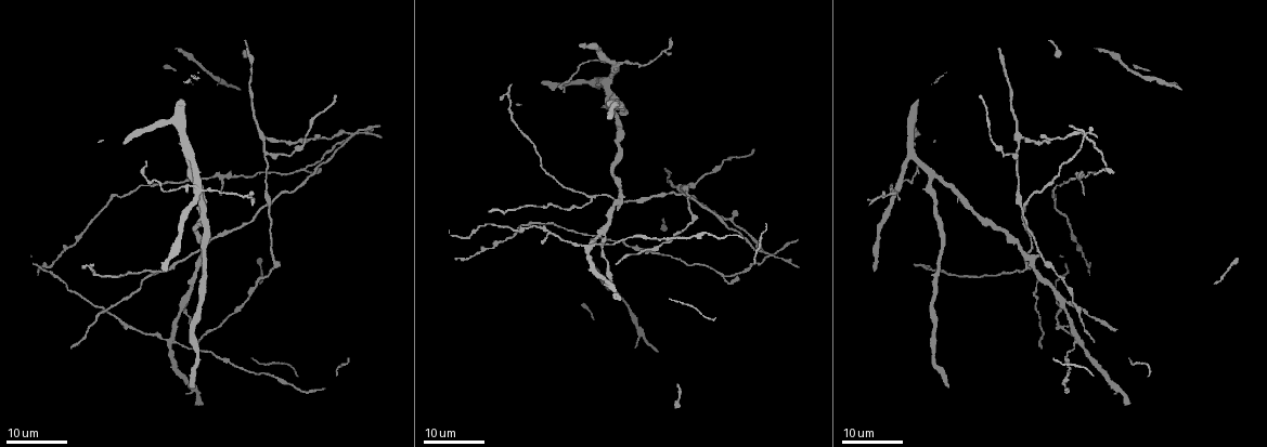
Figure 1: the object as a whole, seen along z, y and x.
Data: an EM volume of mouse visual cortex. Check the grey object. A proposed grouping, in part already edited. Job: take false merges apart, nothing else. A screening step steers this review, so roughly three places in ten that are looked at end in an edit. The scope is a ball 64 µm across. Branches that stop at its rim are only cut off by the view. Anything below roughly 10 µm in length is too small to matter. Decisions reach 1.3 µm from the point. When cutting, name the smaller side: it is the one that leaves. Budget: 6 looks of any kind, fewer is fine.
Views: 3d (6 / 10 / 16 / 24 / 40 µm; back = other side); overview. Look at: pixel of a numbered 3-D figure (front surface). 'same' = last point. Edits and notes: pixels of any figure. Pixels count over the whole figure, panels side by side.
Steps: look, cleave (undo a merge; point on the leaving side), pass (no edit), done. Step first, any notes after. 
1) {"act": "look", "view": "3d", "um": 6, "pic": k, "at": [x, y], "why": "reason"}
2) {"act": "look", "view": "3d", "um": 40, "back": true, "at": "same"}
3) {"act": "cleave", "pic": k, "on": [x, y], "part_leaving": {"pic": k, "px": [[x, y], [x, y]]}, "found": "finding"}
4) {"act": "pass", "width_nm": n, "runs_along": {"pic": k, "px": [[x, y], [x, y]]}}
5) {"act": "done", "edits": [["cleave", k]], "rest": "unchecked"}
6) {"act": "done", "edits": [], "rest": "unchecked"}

{"act": "look", "view": "3d", "um": 16, "pic": 1, "at": [1022, 138]}

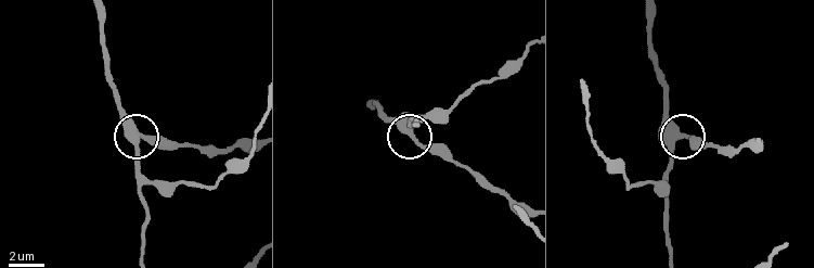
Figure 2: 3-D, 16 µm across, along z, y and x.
{"act": "look", "view": "3d", "um": 10, "pic": 2, "at": [681, 136]}

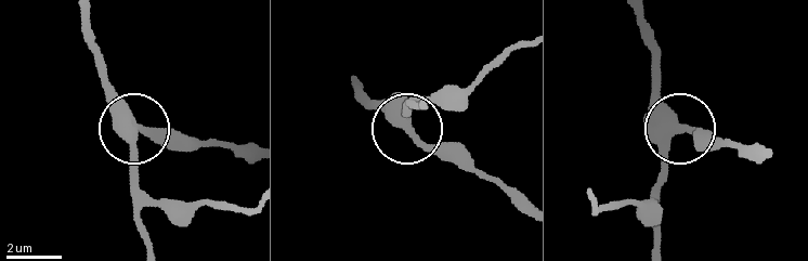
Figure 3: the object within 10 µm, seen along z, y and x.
{"act": "look", "view": "3d", "um": 10, "back": true, "pic": 3, "at": [684, 127]}

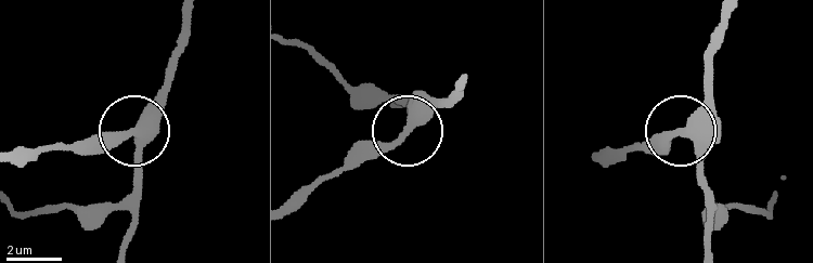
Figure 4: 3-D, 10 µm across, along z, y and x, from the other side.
{"act": "pass", "runs_along": {"pic": 4, "px": [[707, 246], [707, 183], [697, 147], [681, 127], [711, 80]]}, "found": "one cell here"}

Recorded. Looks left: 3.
{"act": "look", "view": "3d", "um": 16, "pic": 1, "at": [173, 340]}

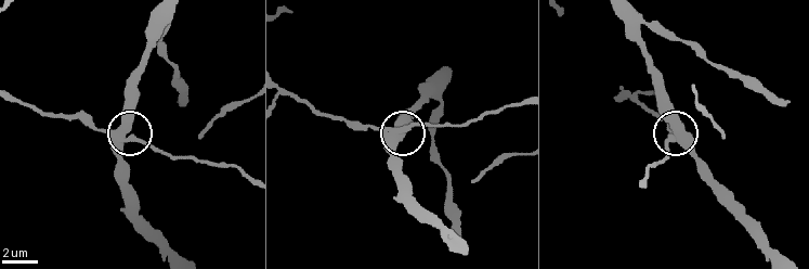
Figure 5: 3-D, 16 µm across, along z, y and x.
{"act": "look", "view": "3d", "um": 10, "pic": 5, "at": [129, 138], "why": "closer look"}

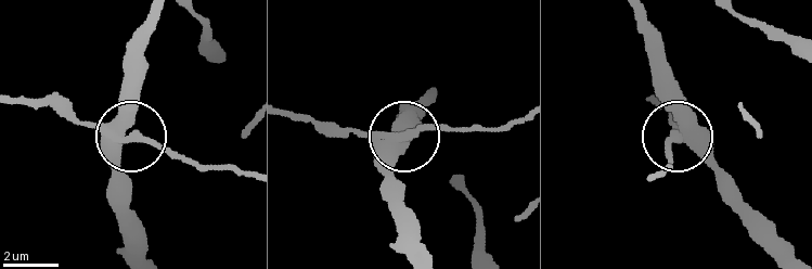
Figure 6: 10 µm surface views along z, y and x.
{"act": "cleave", "pic": 6, "on": [71, 119], "side_arm_um": 33, "found": "a second cell is stuck on"}

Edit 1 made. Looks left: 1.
{"act": "done", "edits": [["cleave", 6]], "rest": "unchecked"}

